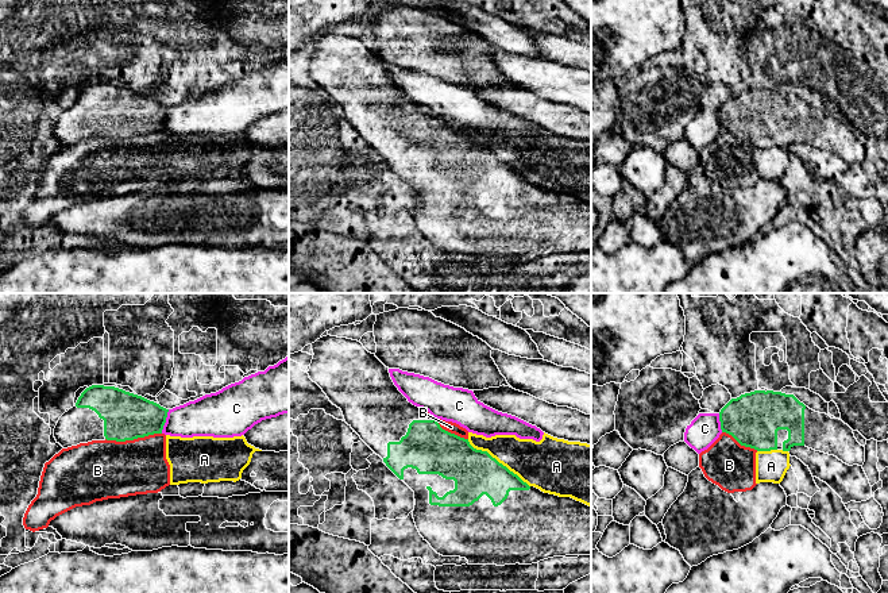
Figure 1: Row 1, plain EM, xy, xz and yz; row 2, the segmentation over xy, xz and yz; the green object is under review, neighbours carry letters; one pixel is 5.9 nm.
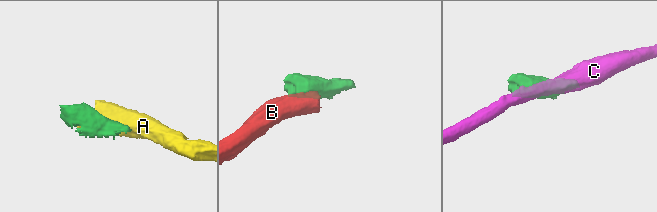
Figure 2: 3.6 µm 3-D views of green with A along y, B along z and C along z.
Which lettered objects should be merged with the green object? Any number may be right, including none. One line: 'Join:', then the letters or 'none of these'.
Join: none of these

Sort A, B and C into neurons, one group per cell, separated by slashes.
A B / C

